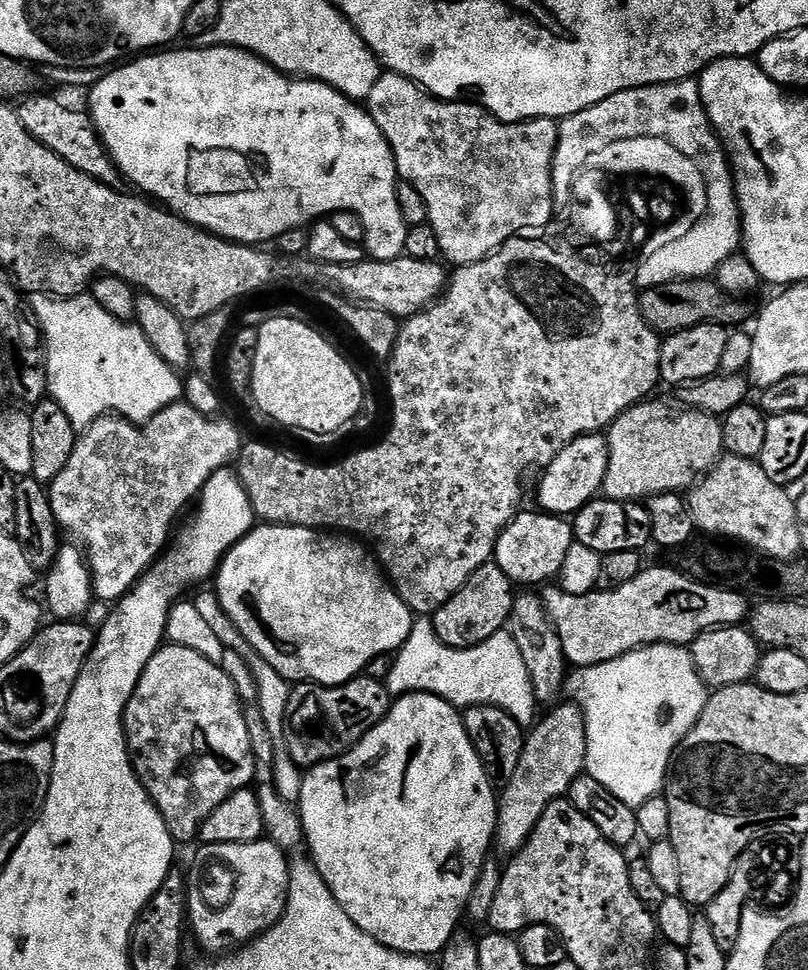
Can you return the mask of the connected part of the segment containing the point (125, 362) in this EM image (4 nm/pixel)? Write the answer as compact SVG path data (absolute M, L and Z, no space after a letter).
M81 294L72 299L57 299L55 296L33 295L30 300L32 313L46 345L48 361L48 390L51 399L70 418L78 430L89 428L103 416L117 415L132 424L143 426L153 420L163 408L177 403L184 395L182 376L160 357L158 350L150 346L146 334L135 323L114 318L90 294Z

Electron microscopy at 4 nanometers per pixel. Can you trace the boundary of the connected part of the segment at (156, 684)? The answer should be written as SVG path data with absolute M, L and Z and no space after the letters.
M165 643L154 658L150 658L146 670L142 670L138 686L124 707L124 739L128 741L132 769L162 814L177 845L195 841L204 820L210 818L230 794L249 787L258 771L250 750L250 730L246 730L245 705L240 704L236 684L224 671L223 667L186 646Z

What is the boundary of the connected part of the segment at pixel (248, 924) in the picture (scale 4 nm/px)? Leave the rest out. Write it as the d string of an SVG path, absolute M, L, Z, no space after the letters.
M261 838L249 844L205 844L197 847L192 869L187 869L188 919L190 932L208 954L232 954L249 942L260 939L282 918L288 905L290 860L285 849L274 841Z

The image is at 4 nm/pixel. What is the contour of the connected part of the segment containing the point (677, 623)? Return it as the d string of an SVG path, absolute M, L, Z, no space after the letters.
M645 567L626 586L618 586L613 592L597 590L585 596L566 594L559 586L545 587L542 599L558 638L562 638L562 650L569 665L589 668L645 644L688 646L709 628L736 626L743 616L745 619L749 615L750 604L731 592L728 589L731 587L713 586L680 572Z

